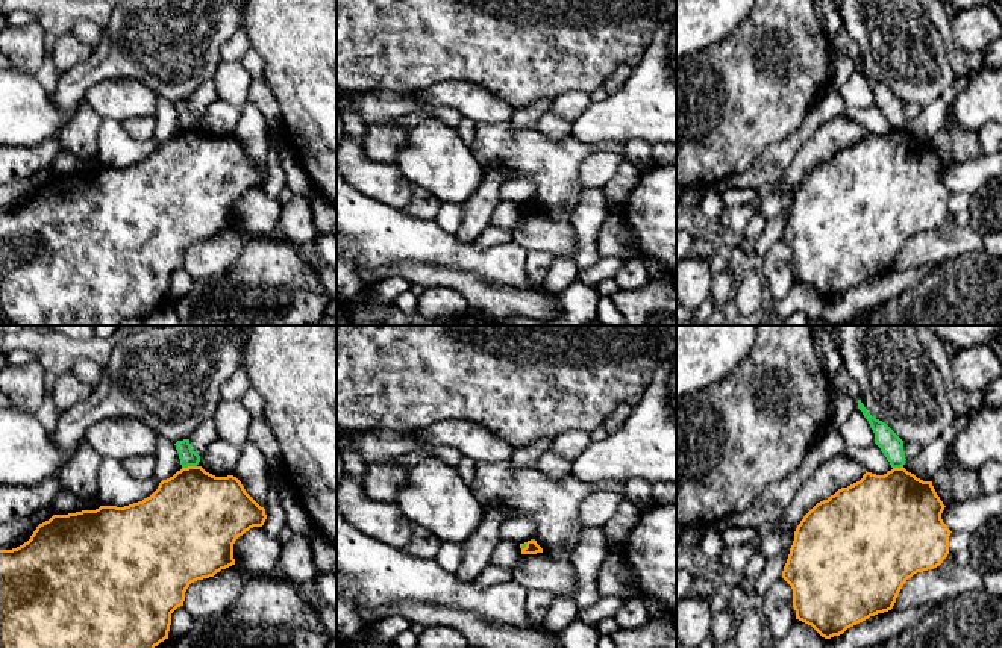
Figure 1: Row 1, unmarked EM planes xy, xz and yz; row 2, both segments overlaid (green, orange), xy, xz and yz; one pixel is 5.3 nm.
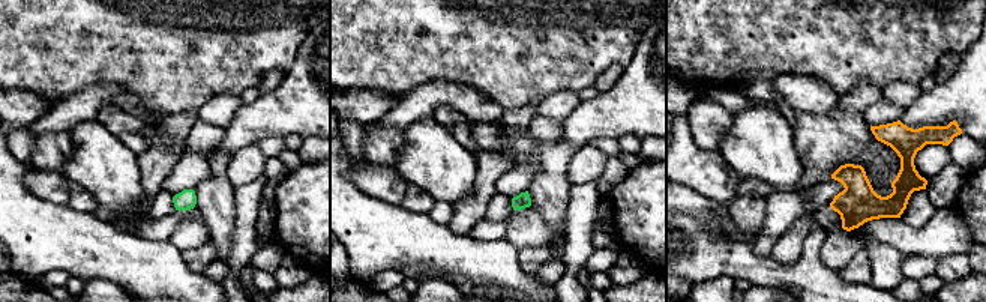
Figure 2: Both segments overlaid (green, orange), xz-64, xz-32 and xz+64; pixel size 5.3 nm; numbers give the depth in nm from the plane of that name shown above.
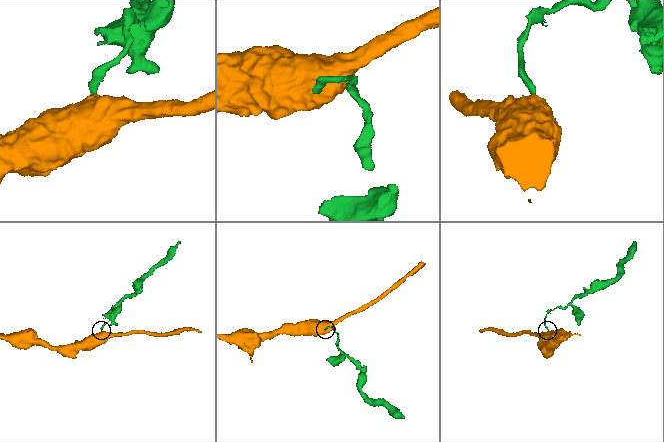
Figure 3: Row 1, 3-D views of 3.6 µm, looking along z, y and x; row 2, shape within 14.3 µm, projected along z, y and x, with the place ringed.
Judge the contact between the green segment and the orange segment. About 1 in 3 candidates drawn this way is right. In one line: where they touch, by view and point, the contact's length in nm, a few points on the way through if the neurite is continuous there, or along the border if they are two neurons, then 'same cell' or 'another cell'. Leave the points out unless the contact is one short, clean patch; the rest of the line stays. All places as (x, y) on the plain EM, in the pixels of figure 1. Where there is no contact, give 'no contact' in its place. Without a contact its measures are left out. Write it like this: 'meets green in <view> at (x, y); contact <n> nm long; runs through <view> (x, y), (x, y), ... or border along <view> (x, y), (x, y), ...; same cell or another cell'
meets green in xy at (188, 126); contact 80 nm long; border along xy (196, 126), (182, 129); another cell

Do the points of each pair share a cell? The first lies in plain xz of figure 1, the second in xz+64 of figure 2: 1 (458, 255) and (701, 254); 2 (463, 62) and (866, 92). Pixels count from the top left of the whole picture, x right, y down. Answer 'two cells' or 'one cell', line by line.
1: two cells
2: two cells

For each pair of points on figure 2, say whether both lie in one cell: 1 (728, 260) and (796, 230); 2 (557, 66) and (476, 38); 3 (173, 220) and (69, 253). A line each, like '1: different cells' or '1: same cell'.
1: different cells
2: same cell
3: different cells

